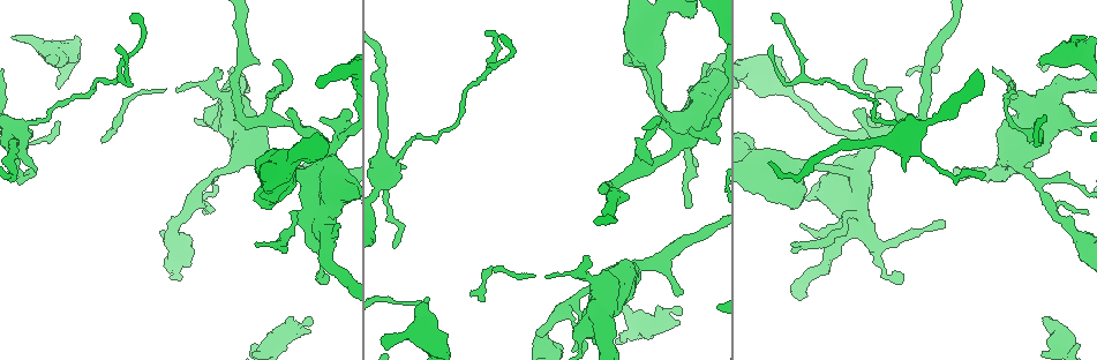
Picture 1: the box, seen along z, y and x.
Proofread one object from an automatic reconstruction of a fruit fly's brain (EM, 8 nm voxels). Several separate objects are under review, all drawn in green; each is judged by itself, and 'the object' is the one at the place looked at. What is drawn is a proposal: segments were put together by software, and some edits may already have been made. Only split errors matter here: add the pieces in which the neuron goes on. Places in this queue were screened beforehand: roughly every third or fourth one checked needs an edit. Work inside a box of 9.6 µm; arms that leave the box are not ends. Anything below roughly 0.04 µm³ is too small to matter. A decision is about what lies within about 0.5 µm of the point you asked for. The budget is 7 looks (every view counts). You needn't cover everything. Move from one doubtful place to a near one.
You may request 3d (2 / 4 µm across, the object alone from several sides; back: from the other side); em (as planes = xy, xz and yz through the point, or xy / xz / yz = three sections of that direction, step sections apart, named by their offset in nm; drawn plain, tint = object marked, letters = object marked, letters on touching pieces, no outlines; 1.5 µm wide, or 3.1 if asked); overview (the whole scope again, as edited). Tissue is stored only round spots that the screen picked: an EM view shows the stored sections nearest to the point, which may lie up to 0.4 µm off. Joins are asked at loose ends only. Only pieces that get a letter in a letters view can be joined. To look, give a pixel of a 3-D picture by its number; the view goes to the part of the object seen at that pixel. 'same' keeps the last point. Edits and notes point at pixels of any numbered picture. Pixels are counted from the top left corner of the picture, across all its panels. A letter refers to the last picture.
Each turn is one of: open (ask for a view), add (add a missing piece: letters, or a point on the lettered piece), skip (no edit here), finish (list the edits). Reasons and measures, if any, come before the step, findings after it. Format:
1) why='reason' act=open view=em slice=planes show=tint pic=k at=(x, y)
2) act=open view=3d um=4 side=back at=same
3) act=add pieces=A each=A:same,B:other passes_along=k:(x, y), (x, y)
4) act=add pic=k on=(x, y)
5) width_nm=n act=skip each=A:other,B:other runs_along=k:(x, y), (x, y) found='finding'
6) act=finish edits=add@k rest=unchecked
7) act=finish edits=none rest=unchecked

why='an open end' act=open view=em slice=planes show=plain pic=1 at=(683, 293)

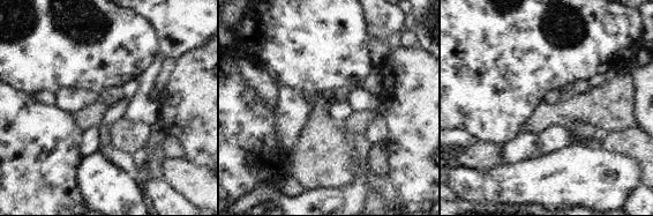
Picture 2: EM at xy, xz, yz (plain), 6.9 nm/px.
why='with the object marked' act=open view=em slice=planes show=tint at=same

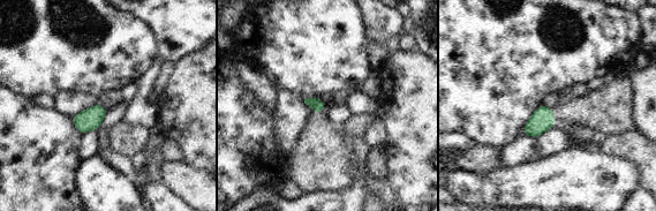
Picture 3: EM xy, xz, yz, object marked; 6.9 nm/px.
act=open view=em slice=planes show=letters at=same

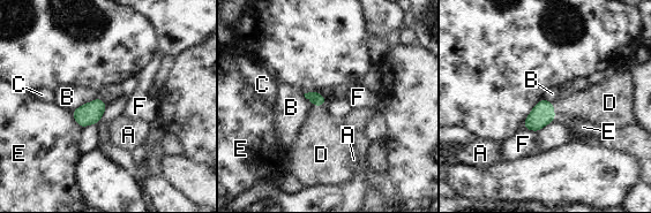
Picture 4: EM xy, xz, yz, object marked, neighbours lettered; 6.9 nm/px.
act=add pieces=D each=A:other,B:other,C:other,D:same,E:other,F:other passes_along=4:(543, 113), (553, 111), (588, 104) found='it goes on there'

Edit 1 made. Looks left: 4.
act=open view=em slice=xy step=8 show=letters pic=1 at=(793, 246)

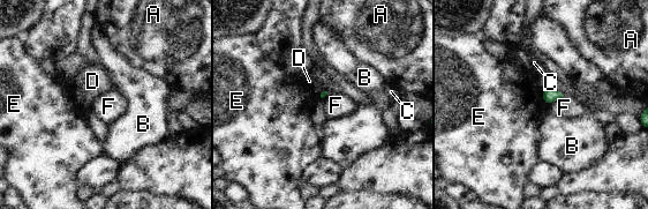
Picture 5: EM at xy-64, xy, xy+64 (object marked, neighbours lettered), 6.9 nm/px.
longest_contact=F:130nm act=skip each=A:other,B:other,C:other,D:other,E:other,F:other border=5:(563, 96), (548, 104) found='no lettered piece goes on from it'

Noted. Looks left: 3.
why='branch stops here' act=open view=em slice=xz step=8 show=tint pic=1 at=(337, 226)

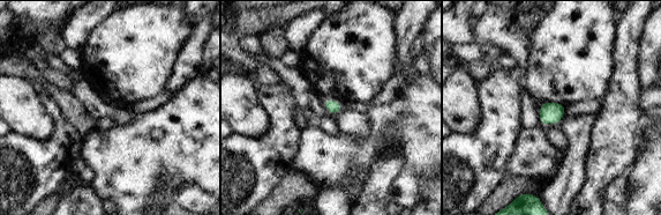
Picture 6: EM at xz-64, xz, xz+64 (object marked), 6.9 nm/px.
act=open view=em slice=planes show=letters at=same

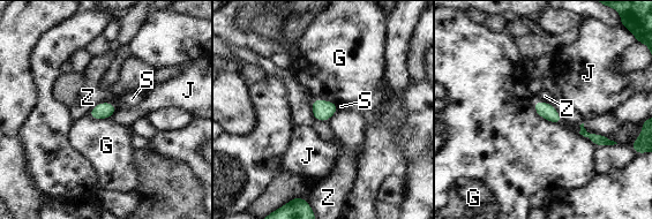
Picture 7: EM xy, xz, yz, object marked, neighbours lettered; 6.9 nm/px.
act=skip each=G:other,J:other,S:other,Z:other border=7:(536, 99), (536, 112), (560, 125) found='no lettered piece goes on from it'

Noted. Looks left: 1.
act=finish edits=add@4 rest=unchecked

